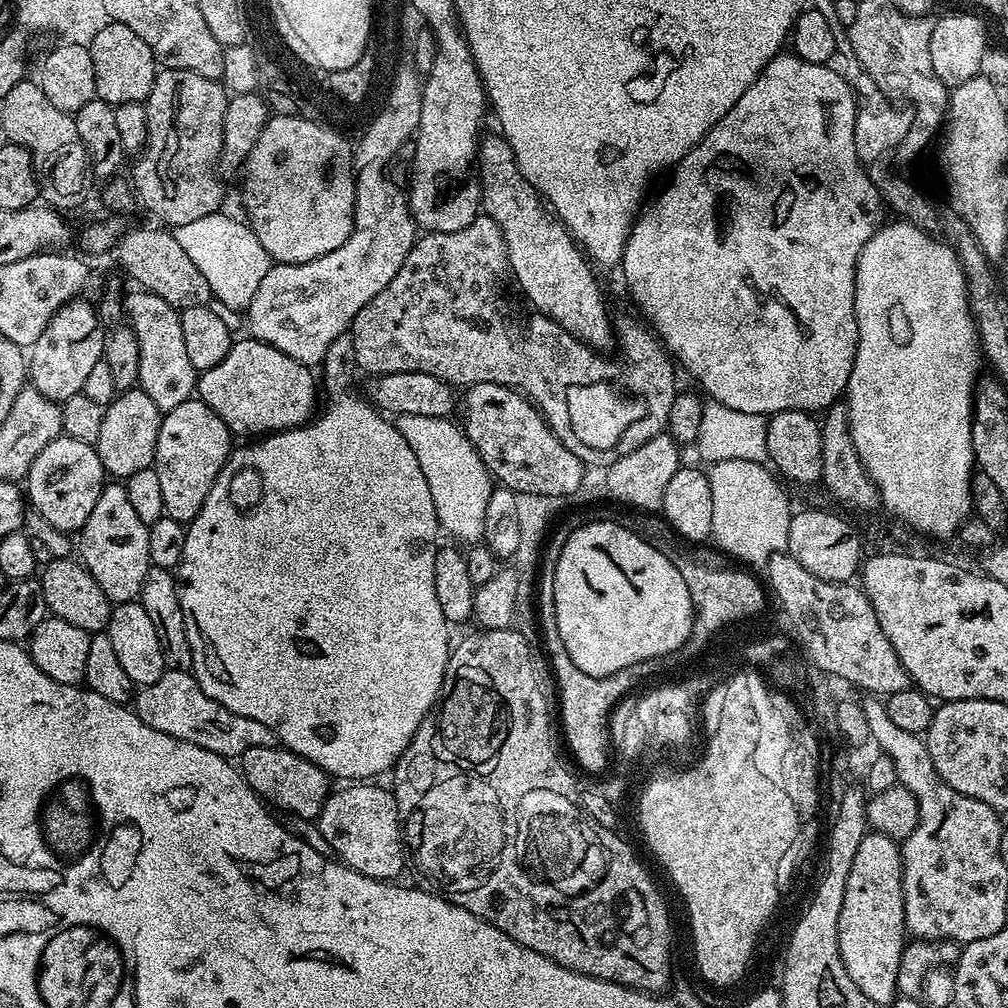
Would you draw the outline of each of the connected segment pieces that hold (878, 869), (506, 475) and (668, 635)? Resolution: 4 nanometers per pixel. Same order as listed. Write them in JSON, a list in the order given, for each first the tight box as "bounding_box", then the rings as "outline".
[{"bounding_box":[838,830,906,1006],"outline":[[[869,830],[865,832],[862,842],[858,842],[858,854],[854,854],[854,863],[850,866],[850,874],[846,878],[846,894],[842,898],[842,914],[838,914],[838,950],[842,954],[842,962],[846,974],[850,974],[850,978],[854,978],[854,986],[858,986],[858,990],[862,990],[862,994],[866,994],[866,998],[870,998],[870,1002],[874,1002],[878,1006],[891,1005],[892,1001],[897,999],[896,983],[898,982],[898,966],[900,959],[904,953],[904,945],[906,943],[906,929],[904,927],[904,895],[902,894],[902,870],[900,865],[900,844],[887,836],[886,833]]]},{"bounding_box":[462,382,586,498],"outline":[[[482,382],[471,385],[462,396],[462,427],[471,444],[476,445],[477,452],[483,454],[485,468],[493,477],[500,476],[499,483],[512,492],[522,495],[544,495],[572,498],[583,482],[586,465],[568,449],[554,433],[548,421],[540,415],[540,409],[519,391],[506,384]]]},{"bounding_box":[554,520,694,677],"outline":[[[596,520],[581,528],[573,527],[554,570],[554,610],[558,634],[574,666],[591,676],[608,677],[618,671],[618,666],[623,669],[635,664],[647,665],[647,660],[668,656],[692,639],[694,609],[690,590],[686,582],[682,582],[678,566],[674,566],[674,562],[670,562],[670,558],[655,543],[636,532],[612,520]]]}]

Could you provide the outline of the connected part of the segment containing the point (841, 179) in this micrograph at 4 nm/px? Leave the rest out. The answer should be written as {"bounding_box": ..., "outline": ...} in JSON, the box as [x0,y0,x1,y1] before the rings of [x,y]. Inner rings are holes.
{"bounding_box":[622,54,882,418],"outline":[[[794,54],[787,55],[773,57],[762,74],[758,74],[750,90],[746,90],[729,112],[671,169],[672,184],[666,185],[653,200],[651,197],[633,220],[622,261],[624,280],[637,306],[644,311],[643,319],[651,325],[665,349],[678,361],[679,367],[684,367],[712,395],[709,397],[715,403],[765,418],[786,410],[820,414],[845,395],[858,346],[854,310],[856,263],[862,254],[862,246],[870,242],[882,224],[879,190],[872,185],[855,150],[856,98],[851,85],[830,70],[827,64],[806,62]]]}

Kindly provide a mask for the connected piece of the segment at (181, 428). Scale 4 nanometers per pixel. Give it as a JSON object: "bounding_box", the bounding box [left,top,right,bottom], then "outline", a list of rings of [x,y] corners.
{"bounding_box":[154,398,234,525],"outline":[[[198,398],[182,402],[182,406],[174,406],[174,410],[161,415],[154,467],[162,490],[165,516],[187,525],[198,510],[202,510],[210,486],[214,486],[222,466],[234,451],[232,440],[234,434],[226,422]]]}

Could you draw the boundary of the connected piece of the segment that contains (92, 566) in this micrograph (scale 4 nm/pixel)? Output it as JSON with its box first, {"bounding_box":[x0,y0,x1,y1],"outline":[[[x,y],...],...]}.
{"bounding_box":[78,483,152,605],"outline":[[[105,483],[102,494],[98,494],[98,503],[94,505],[90,518],[86,518],[84,527],[78,533],[78,556],[89,574],[102,586],[113,605],[131,604],[137,599],[142,590],[142,582],[146,578],[152,563],[150,558],[150,538],[148,537],[148,525],[138,518],[138,513],[130,503],[130,497],[126,495],[123,483]]]}

